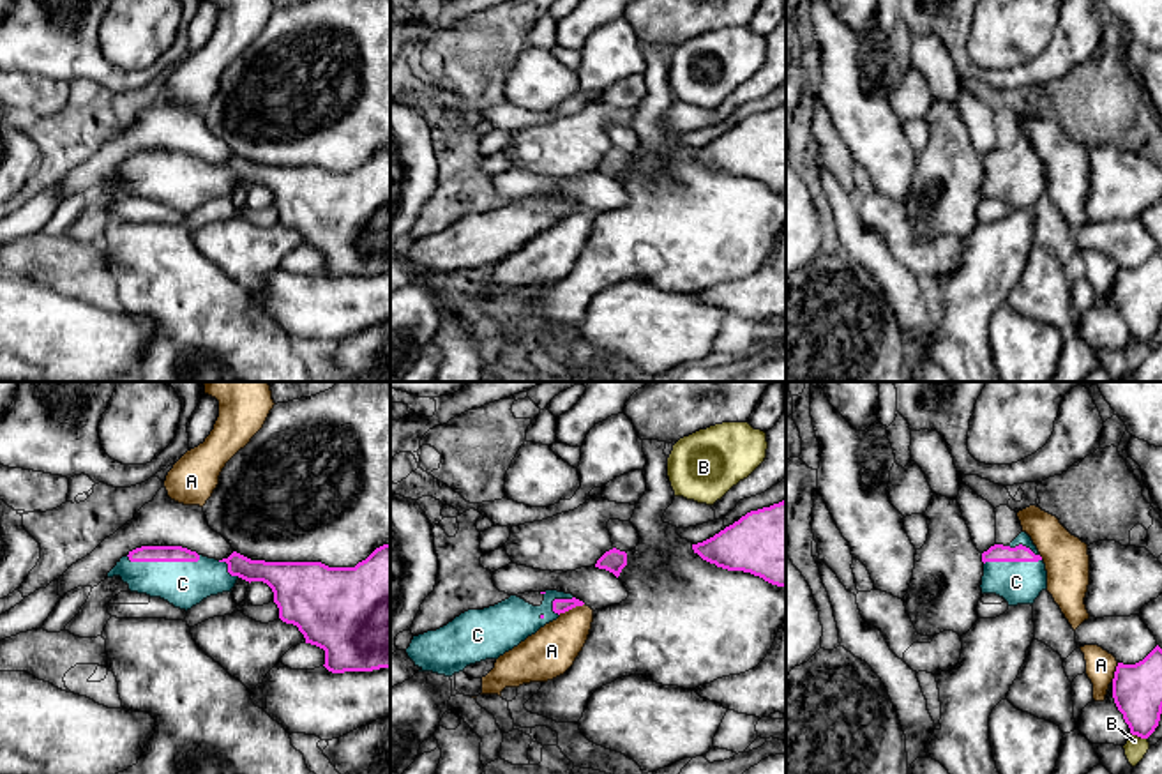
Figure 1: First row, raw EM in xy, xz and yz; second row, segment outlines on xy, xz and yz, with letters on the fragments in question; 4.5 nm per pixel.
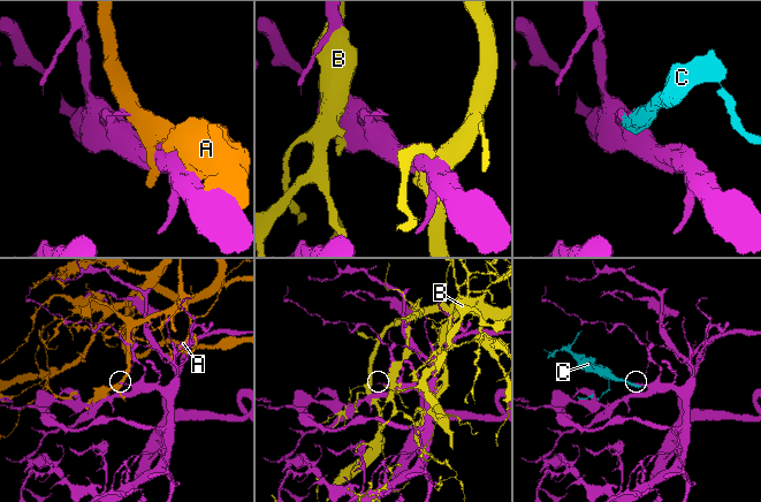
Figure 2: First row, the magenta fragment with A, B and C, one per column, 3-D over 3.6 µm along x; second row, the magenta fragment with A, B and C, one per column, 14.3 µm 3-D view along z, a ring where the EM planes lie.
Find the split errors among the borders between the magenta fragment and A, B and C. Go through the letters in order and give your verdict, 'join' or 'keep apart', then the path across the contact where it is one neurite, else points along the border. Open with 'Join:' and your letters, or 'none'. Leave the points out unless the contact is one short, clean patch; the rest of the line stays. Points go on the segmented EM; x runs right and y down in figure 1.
Join: none
A: keep apart
B: keep apart
C: keep apart

